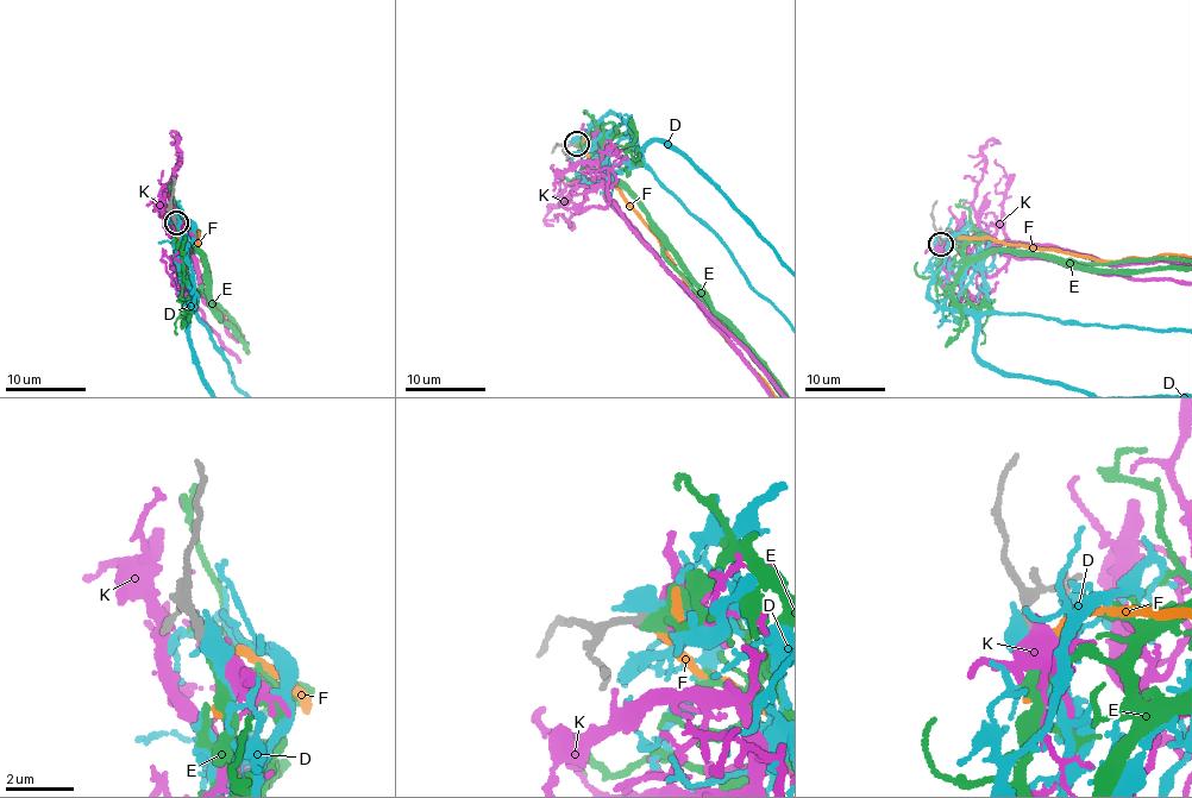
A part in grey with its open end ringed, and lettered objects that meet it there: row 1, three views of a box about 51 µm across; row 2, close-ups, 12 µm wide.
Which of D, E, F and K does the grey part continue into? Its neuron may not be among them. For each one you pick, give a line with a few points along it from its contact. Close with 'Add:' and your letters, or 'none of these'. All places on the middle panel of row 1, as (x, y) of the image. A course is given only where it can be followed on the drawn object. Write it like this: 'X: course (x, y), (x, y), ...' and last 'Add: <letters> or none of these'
Add: E

